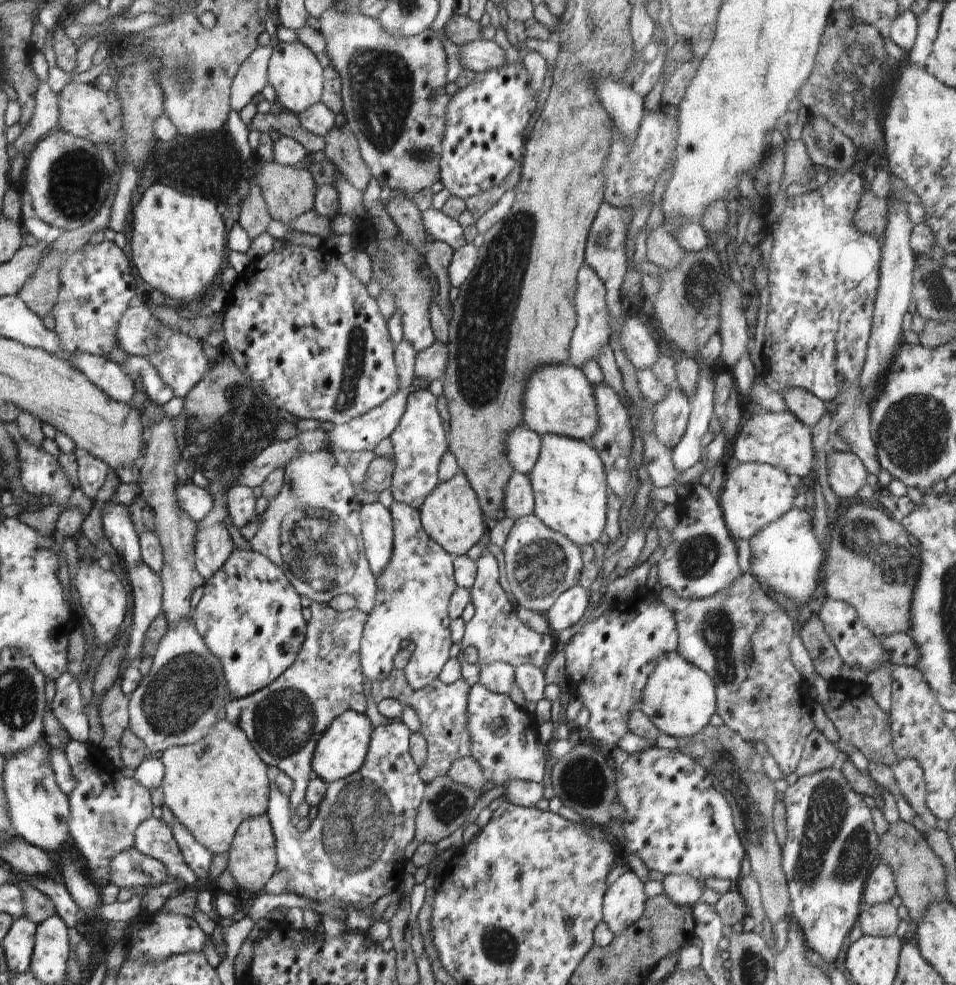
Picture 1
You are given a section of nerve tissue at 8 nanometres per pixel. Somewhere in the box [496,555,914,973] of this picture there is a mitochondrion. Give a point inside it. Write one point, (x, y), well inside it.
(833, 851)

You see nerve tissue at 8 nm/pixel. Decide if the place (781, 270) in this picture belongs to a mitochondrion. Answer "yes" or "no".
no

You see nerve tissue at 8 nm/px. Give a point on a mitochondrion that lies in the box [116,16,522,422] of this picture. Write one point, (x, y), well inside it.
(381, 83)

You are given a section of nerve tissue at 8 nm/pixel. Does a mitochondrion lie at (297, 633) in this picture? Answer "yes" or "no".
no

